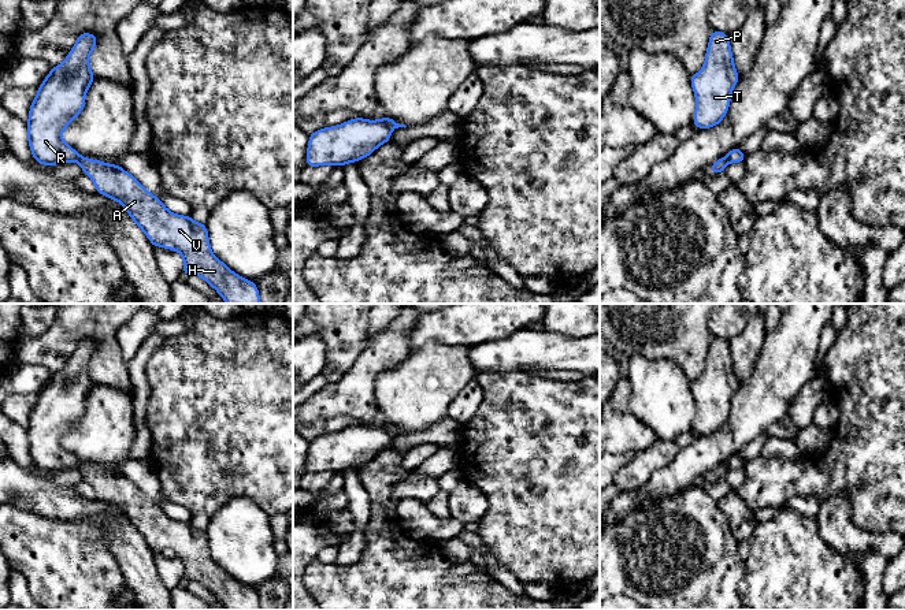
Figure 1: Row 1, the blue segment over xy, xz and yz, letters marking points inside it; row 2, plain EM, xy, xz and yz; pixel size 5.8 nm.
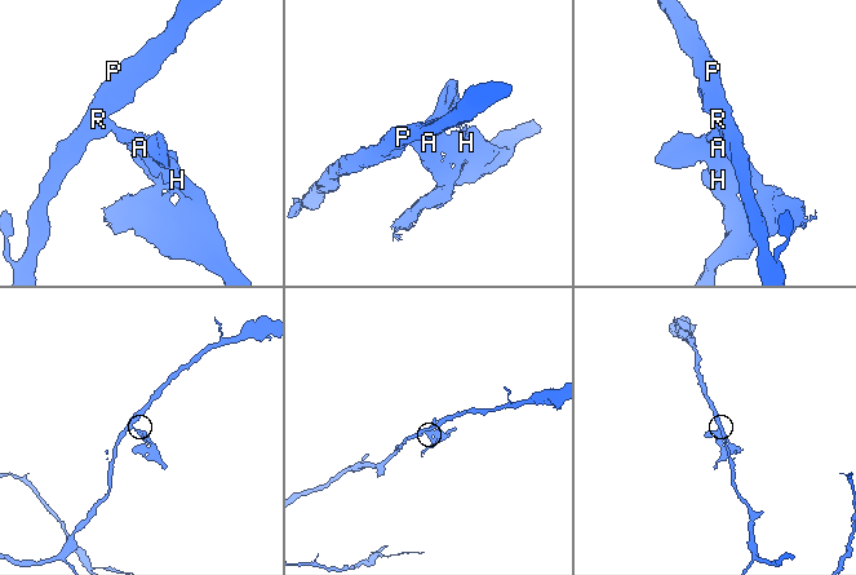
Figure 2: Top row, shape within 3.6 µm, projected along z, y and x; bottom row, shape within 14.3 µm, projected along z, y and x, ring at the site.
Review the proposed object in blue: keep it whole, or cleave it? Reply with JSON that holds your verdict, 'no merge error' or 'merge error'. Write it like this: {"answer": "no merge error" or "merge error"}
{"answer": "merge error"}

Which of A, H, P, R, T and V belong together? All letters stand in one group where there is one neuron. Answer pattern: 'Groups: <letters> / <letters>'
Groups: A H V / P R T

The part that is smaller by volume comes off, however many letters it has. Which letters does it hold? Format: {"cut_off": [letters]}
{"cut_off": ["A", "H", "V"]}

